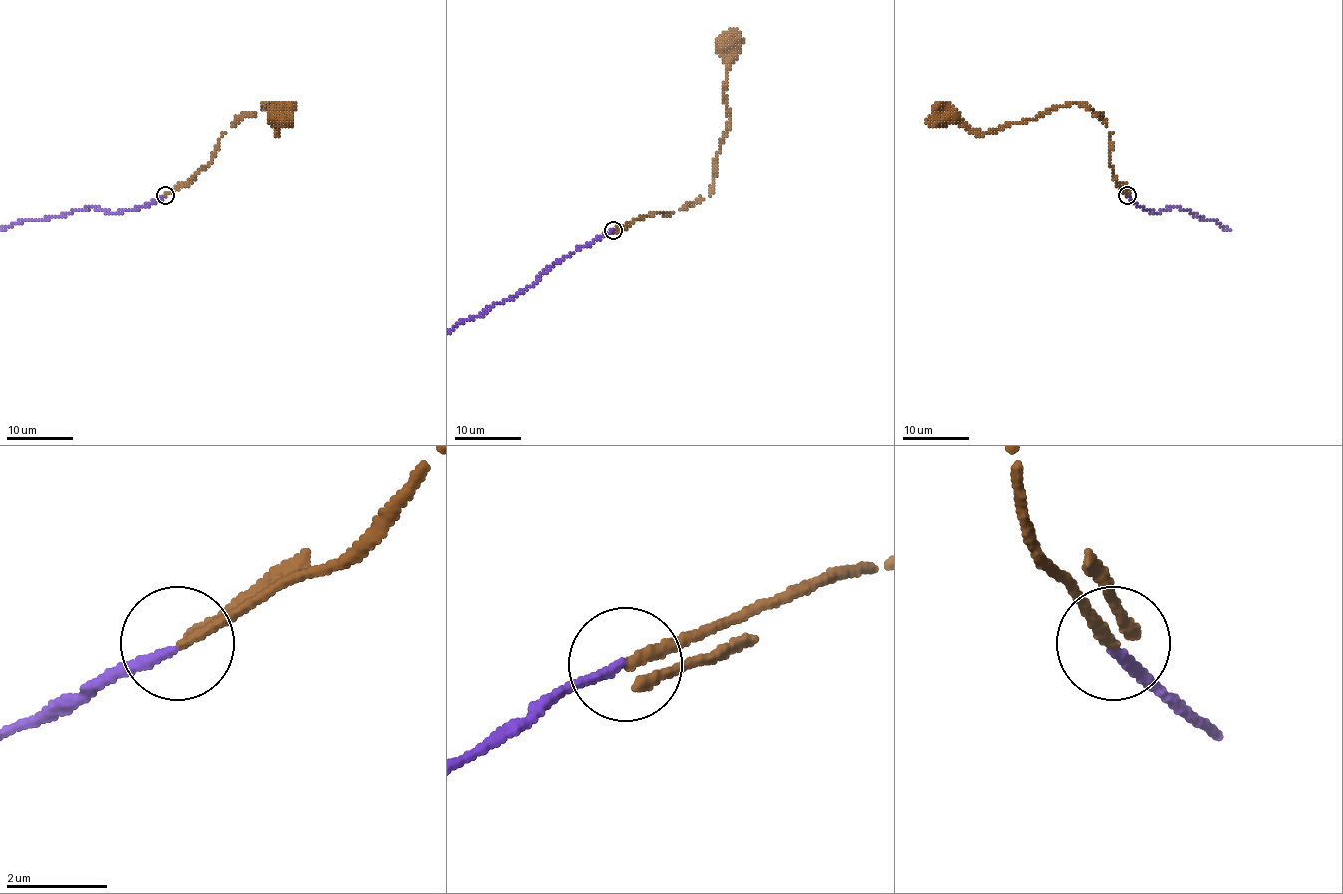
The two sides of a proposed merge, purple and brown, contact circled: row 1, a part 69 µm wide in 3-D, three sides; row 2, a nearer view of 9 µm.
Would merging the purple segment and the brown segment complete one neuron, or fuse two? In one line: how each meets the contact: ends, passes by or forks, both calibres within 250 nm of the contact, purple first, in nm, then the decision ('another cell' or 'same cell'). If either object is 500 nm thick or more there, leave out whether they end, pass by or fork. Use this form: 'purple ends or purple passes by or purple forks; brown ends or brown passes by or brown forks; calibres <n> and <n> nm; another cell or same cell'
purple ends; brown passes by; calibres 180 and 190 nm; same cell

